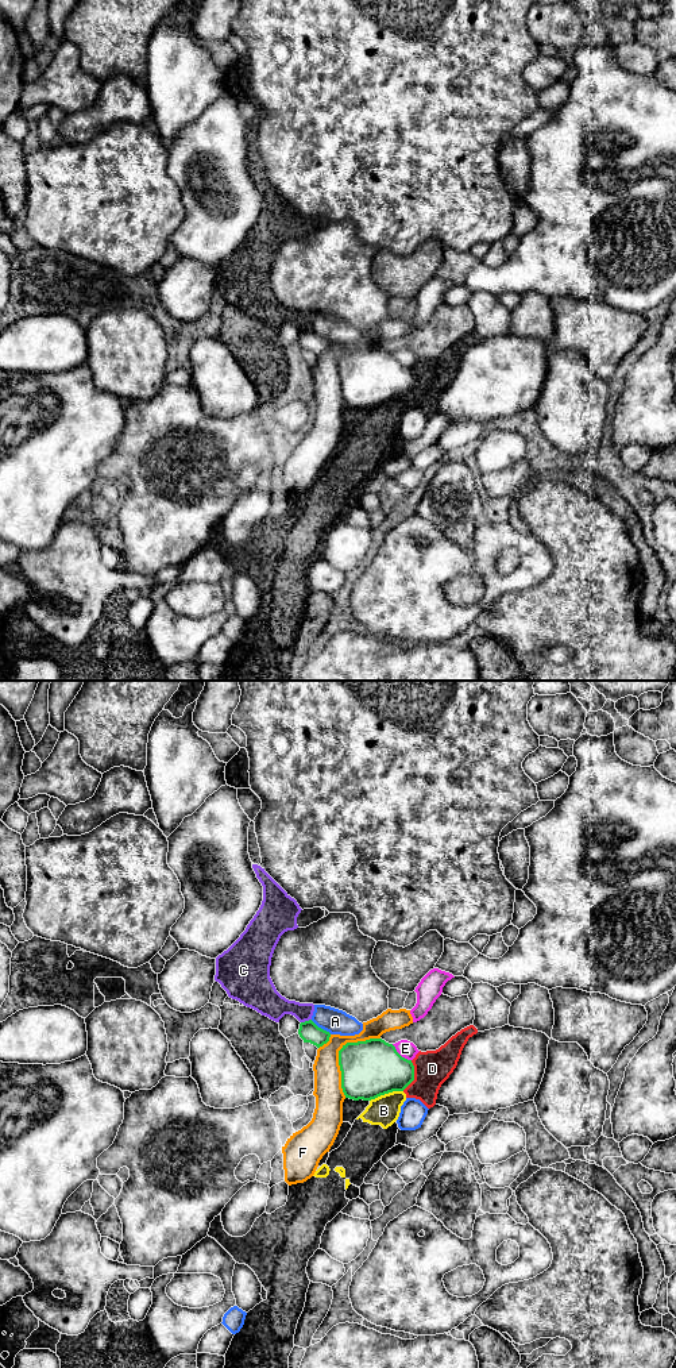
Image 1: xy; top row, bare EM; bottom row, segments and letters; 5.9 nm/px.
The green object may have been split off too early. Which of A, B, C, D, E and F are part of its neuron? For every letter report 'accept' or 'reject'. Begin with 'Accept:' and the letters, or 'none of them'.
Accept: none of them
A: reject
B: reject
C: reject
D: reject
E: reject
F: reject

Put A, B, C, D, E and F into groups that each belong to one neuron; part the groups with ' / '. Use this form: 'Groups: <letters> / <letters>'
Groups: A / B C D / E / F

